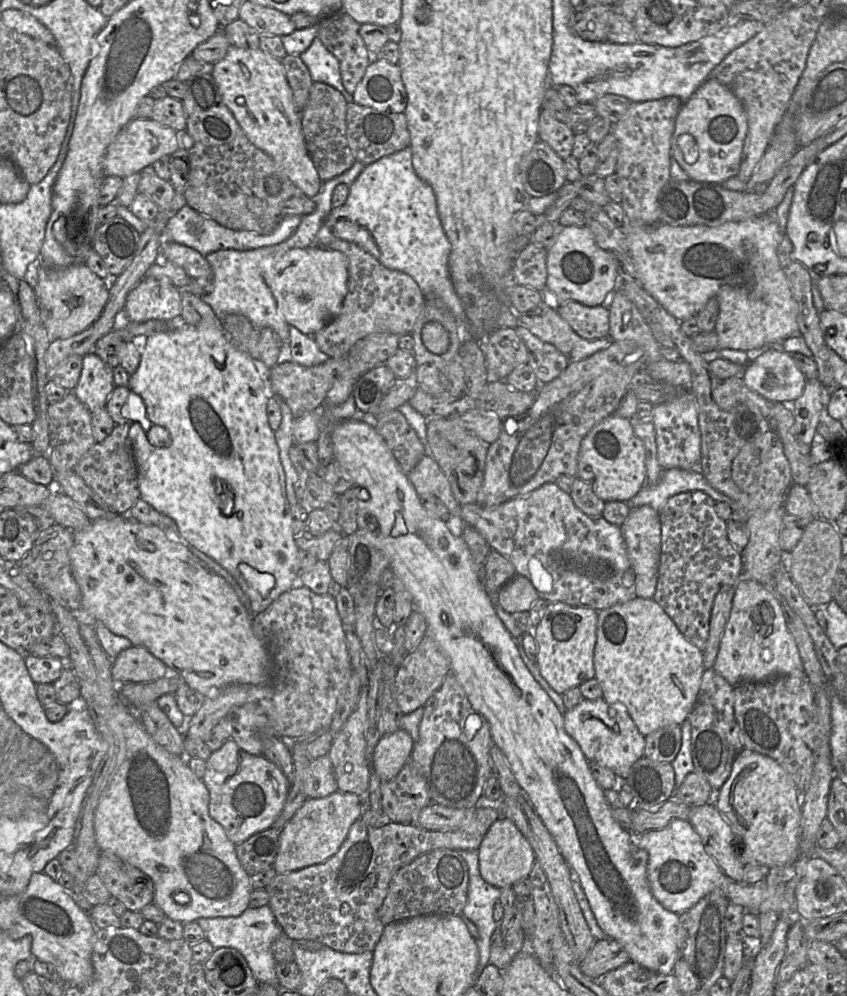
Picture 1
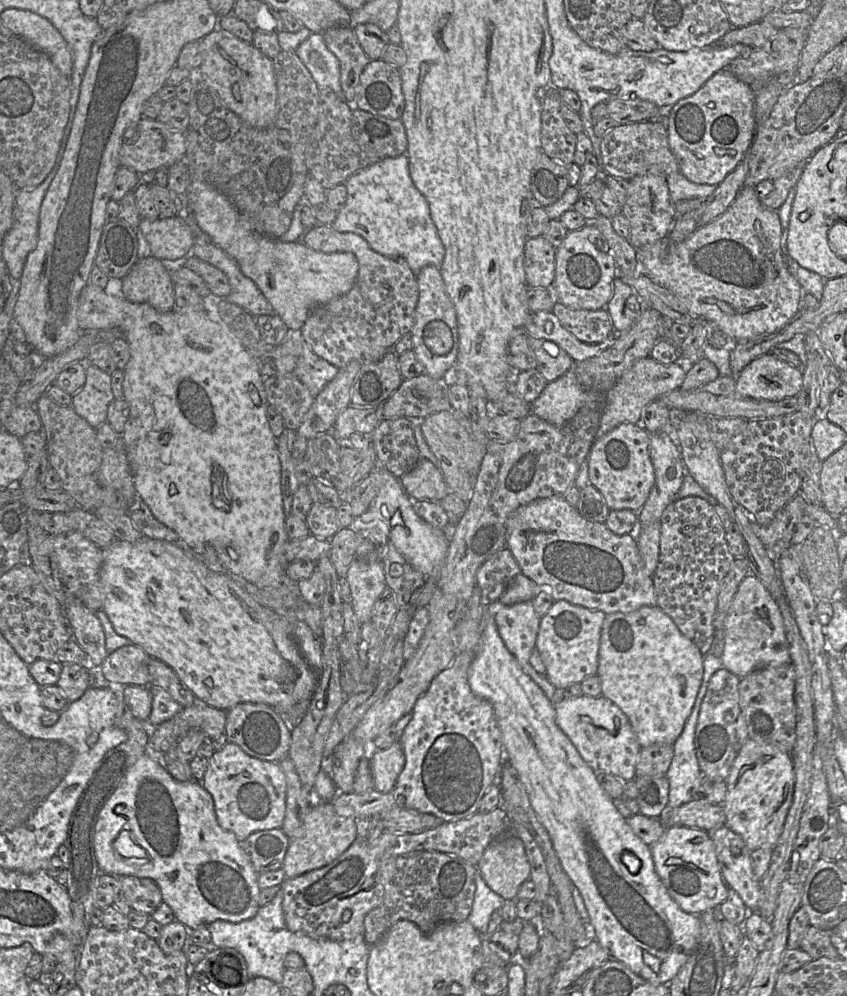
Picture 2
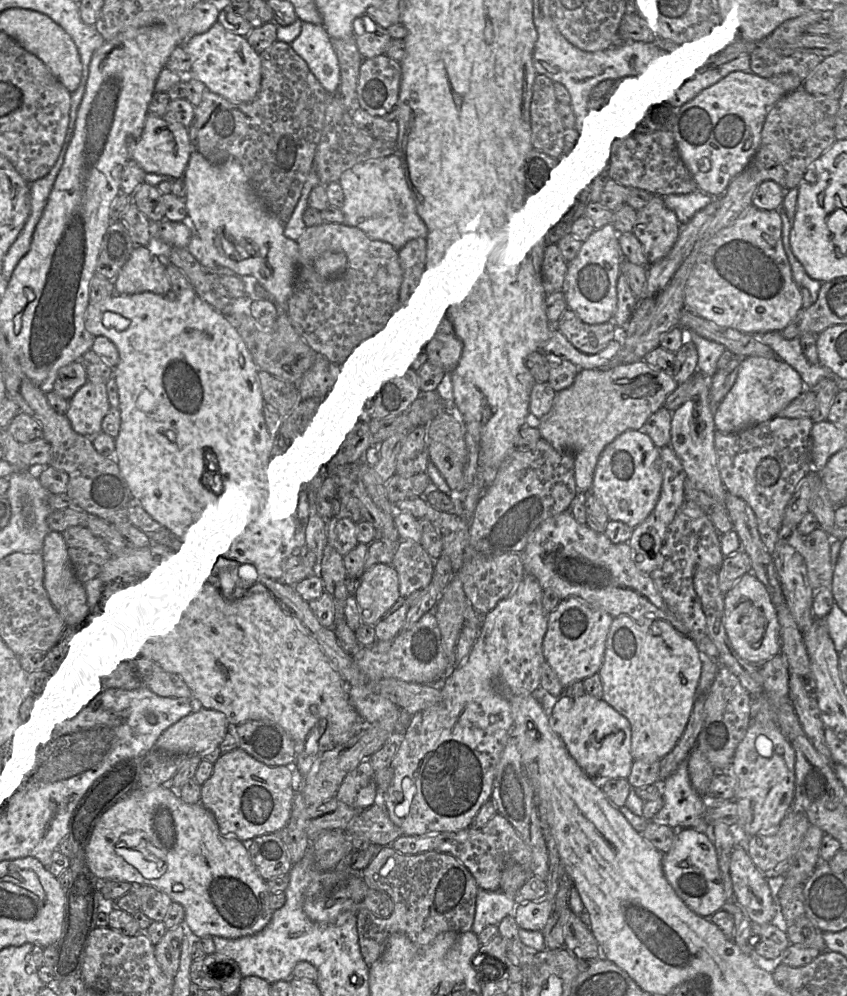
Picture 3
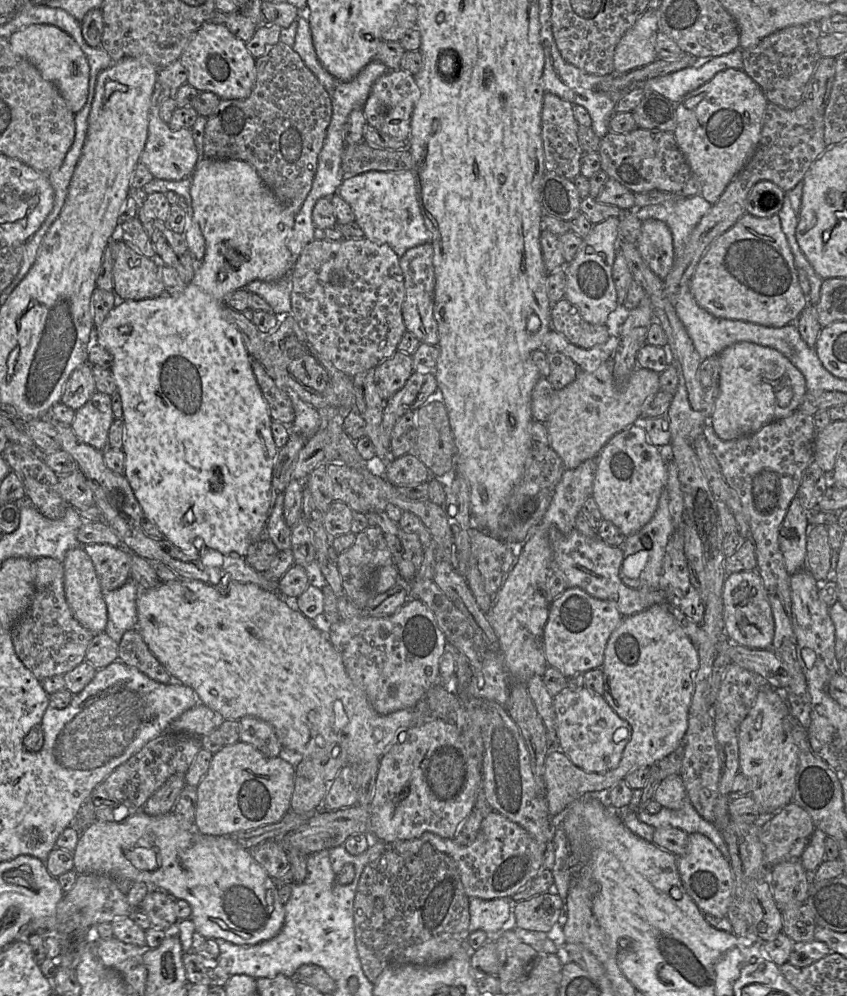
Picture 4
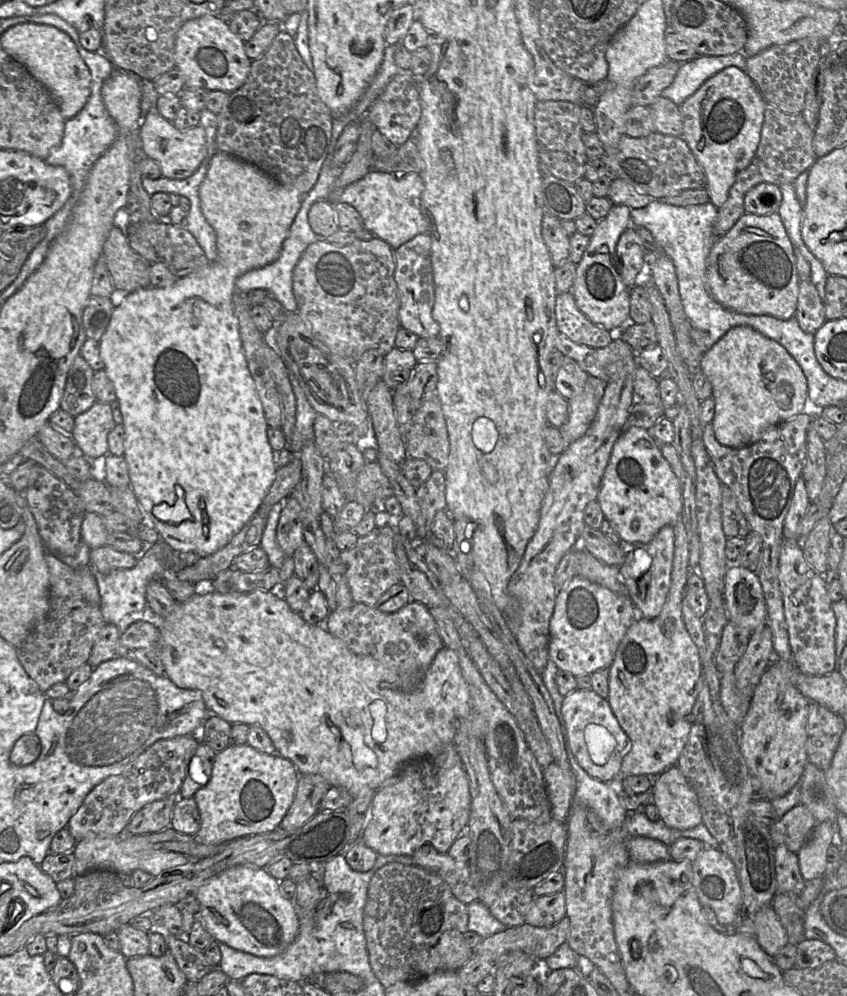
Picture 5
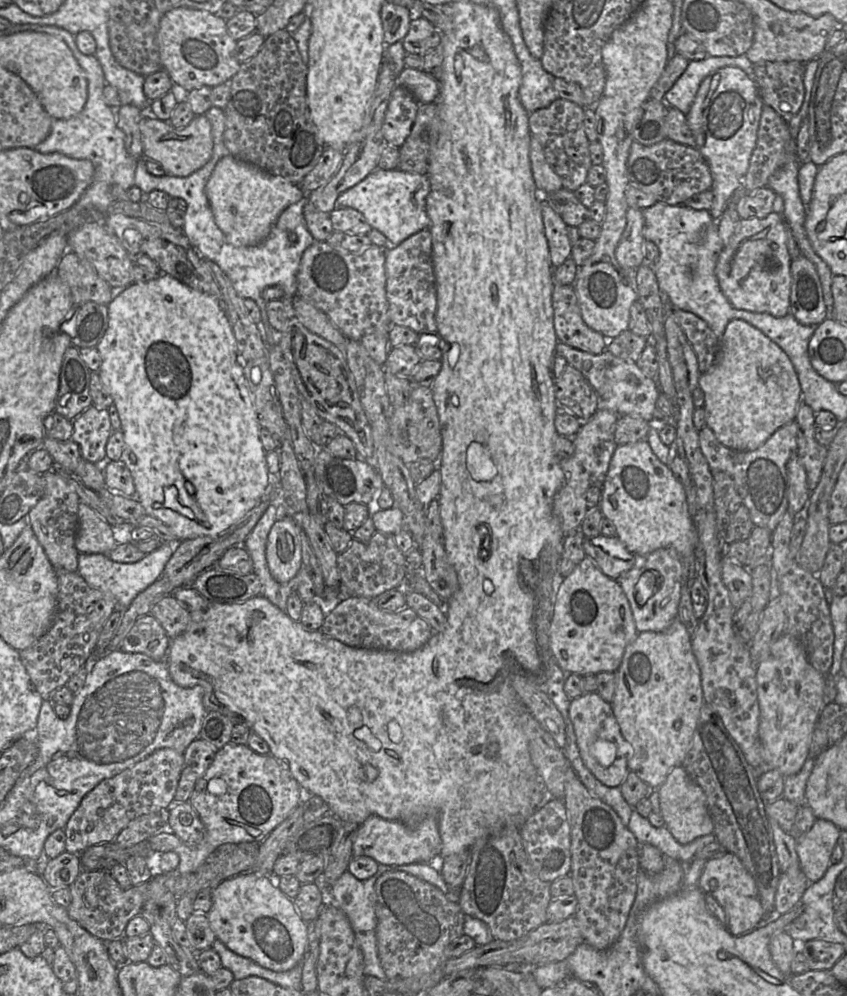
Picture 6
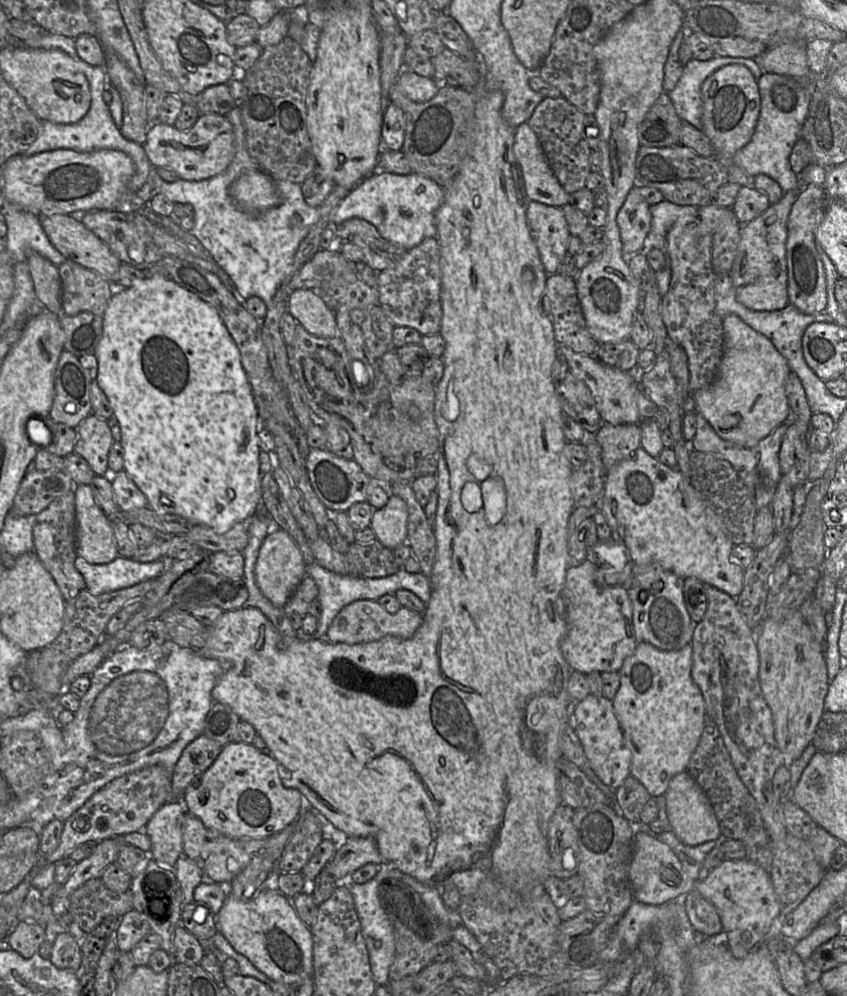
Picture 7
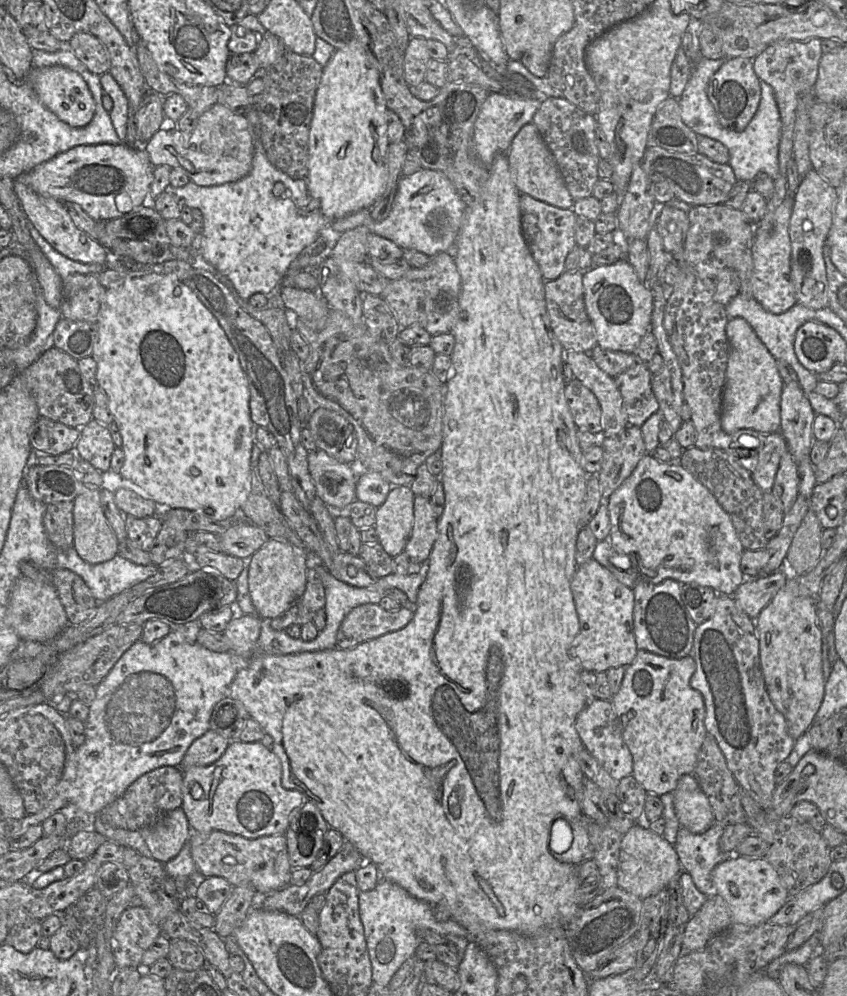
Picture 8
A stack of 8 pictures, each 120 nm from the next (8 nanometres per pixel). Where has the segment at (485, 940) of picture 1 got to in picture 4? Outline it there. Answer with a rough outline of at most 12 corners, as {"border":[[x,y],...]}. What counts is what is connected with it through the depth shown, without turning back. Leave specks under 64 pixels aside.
{"border":[[511,897],[469,898],[469,931],[497,935],[510,918]]}

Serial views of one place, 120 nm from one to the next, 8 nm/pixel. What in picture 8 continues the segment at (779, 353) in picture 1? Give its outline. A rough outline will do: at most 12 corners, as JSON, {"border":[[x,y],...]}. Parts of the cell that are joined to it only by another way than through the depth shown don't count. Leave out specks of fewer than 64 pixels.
{"border":[[740,317],[730,354],[722,429],[780,431],[784,383],[776,359]]}

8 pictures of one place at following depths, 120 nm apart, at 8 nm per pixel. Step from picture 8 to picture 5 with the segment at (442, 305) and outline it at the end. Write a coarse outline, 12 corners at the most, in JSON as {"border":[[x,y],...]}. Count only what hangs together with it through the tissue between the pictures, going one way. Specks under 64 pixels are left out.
{"border":[[429,234],[394,250],[400,327],[438,337]]}

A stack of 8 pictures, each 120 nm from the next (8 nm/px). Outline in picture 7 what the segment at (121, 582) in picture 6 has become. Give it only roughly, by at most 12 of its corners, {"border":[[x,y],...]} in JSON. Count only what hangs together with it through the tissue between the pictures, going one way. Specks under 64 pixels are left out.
{"border":[[120,555],[106,564],[76,556],[74,566],[93,595],[157,578],[167,560]]}

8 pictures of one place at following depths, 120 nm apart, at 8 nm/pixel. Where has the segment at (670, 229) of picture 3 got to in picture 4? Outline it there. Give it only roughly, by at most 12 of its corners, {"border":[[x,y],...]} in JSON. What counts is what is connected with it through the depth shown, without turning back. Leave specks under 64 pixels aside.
{"border":[[657,219],[642,221],[637,248],[664,280],[675,260],[672,234]]}

